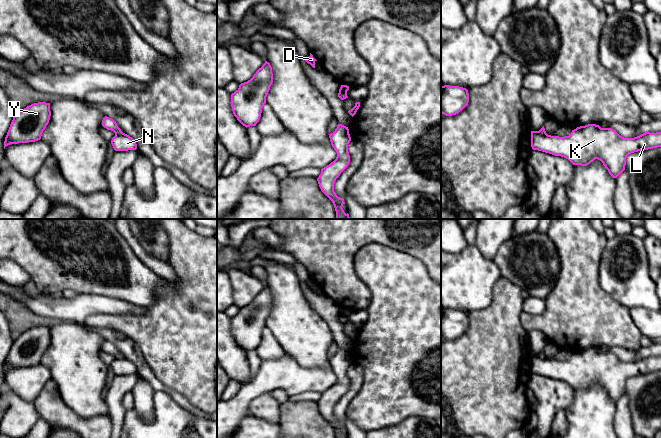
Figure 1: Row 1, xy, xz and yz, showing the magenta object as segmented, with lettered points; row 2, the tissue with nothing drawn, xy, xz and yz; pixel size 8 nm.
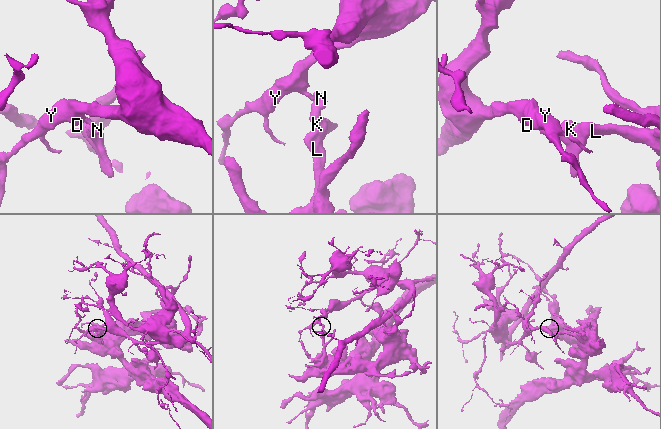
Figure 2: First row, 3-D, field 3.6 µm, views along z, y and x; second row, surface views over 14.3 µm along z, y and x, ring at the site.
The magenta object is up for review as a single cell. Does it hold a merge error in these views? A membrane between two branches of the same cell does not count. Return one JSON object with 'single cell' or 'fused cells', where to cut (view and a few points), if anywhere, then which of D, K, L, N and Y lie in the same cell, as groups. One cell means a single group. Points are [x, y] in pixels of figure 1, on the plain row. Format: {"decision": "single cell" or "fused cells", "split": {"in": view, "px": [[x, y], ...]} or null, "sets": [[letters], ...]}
{"decision": "fused cells", "split": {"in": "xy", "px": [[121, 355], [115, 358]]}, "sets": [["D", "Y"], ["K", "L", "N"]]}

